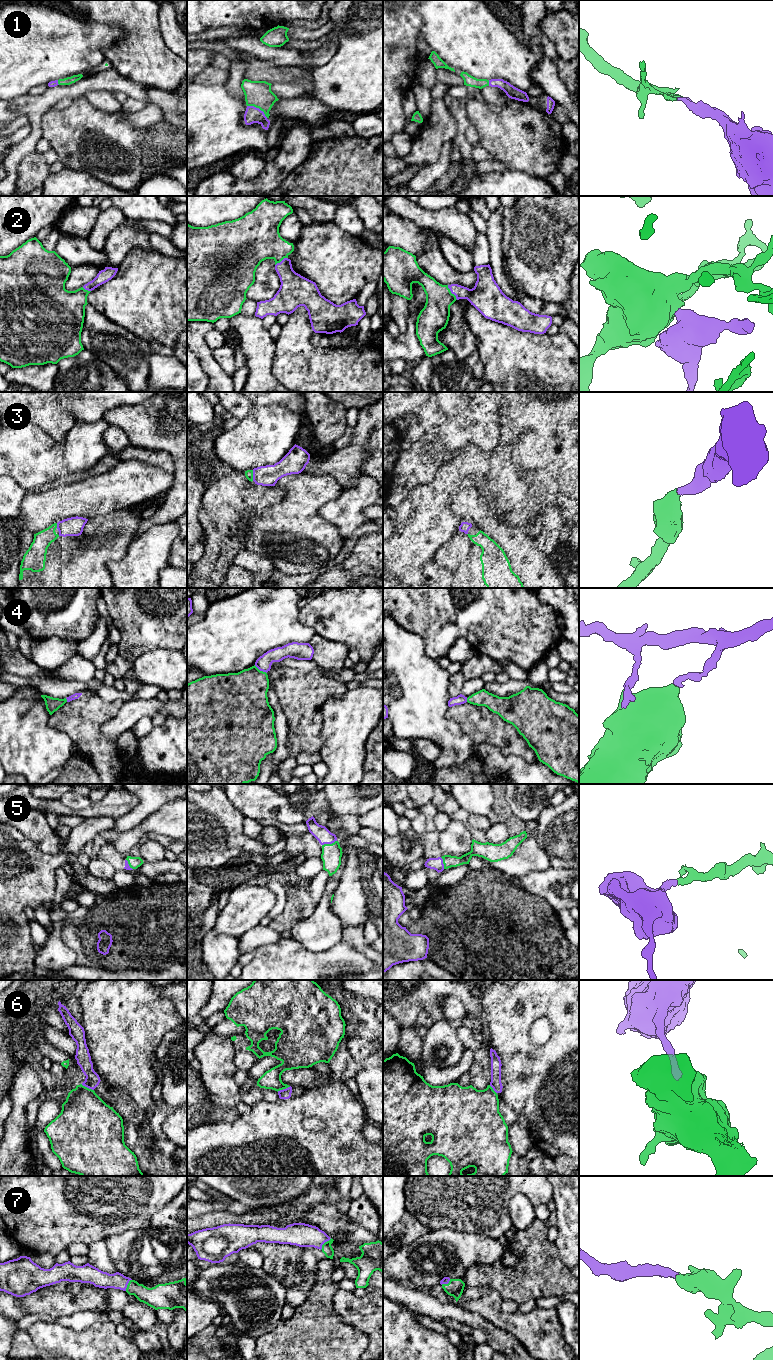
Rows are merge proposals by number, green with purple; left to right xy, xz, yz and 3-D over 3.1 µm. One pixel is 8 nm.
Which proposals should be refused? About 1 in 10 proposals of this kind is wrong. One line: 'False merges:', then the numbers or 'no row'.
False merges: 4, 6

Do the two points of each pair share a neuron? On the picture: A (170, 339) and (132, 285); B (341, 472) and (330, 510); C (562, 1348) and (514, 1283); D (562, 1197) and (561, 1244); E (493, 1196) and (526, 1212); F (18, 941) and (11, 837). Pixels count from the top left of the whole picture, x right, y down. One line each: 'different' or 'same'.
A: same
B: different
C: different
D: same
E: different
F: same

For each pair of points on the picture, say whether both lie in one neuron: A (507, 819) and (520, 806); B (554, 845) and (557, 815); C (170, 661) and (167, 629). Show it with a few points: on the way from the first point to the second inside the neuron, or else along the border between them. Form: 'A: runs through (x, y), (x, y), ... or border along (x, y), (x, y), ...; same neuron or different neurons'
A: border along (505, 794), (505, 800), (510, 810), (526, 822); different neurons
B: runs through (557, 838), (557, 822); same neuron
C: border along (176, 649), (153, 648), (146, 651); different neurons

